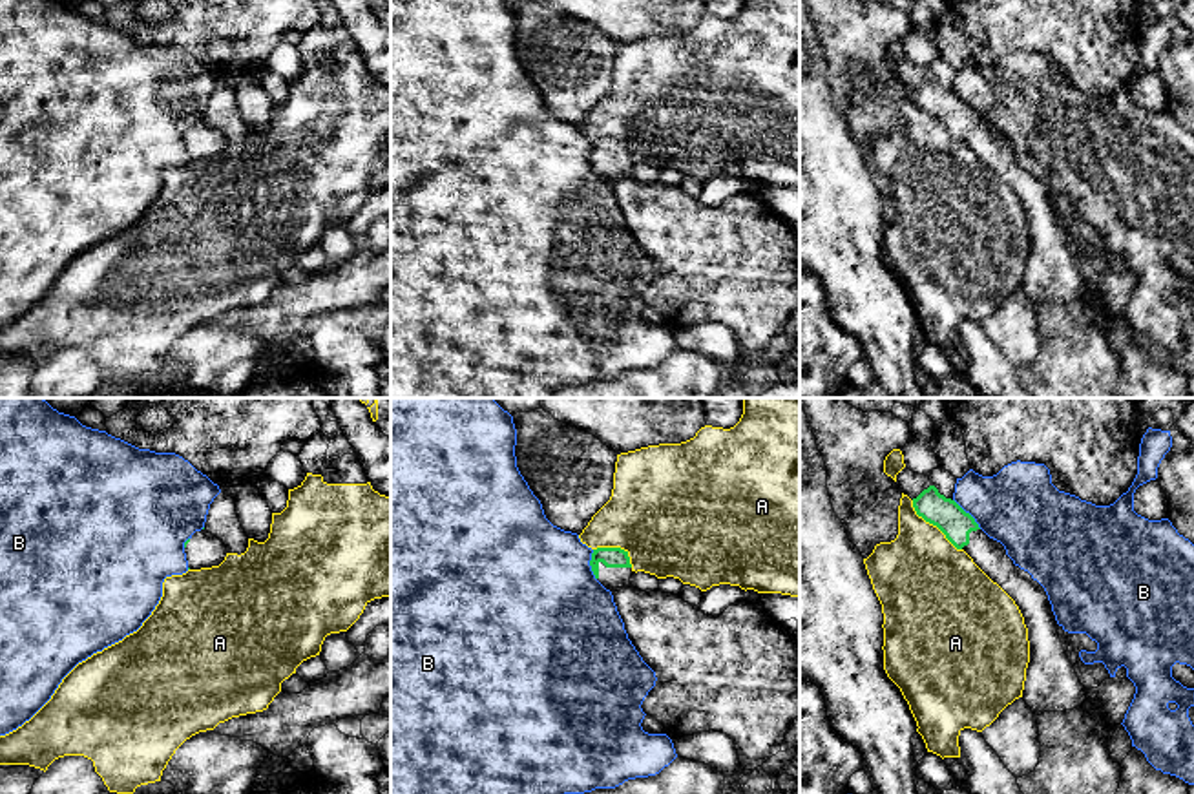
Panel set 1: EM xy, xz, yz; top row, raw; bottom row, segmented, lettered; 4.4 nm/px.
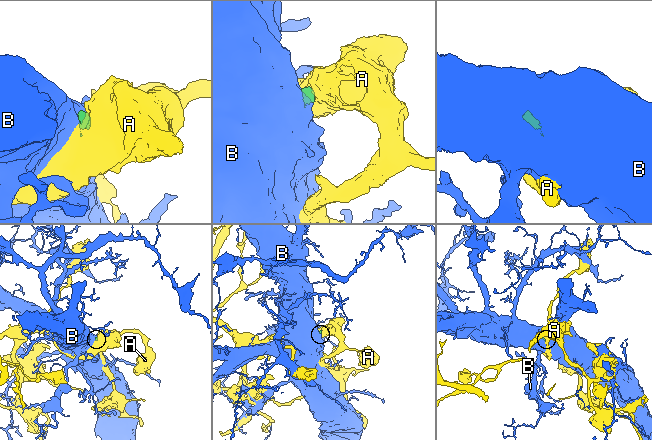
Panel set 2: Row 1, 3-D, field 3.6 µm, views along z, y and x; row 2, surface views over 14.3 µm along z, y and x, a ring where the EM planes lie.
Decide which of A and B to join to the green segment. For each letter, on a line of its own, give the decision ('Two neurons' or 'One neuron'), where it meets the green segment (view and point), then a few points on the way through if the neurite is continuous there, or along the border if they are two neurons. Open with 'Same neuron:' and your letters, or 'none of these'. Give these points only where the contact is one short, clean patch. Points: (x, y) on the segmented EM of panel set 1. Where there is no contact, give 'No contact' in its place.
Same neuron: none of these
A: Two neurons. Touches green at yz (933, 524). Boundary: yz (911, 501), (917, 513), (961, 550)
B: Two neurons. Touches green at yz (968, 513). Boundary: yz (953, 499), (981, 528)

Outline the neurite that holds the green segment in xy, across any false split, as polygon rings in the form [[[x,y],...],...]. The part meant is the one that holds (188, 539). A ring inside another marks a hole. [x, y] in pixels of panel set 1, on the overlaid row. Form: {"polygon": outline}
{"polygon": [[[206,529],[195,531],[184,542],[190,569],[219,566],[226,557],[226,546]]]}

